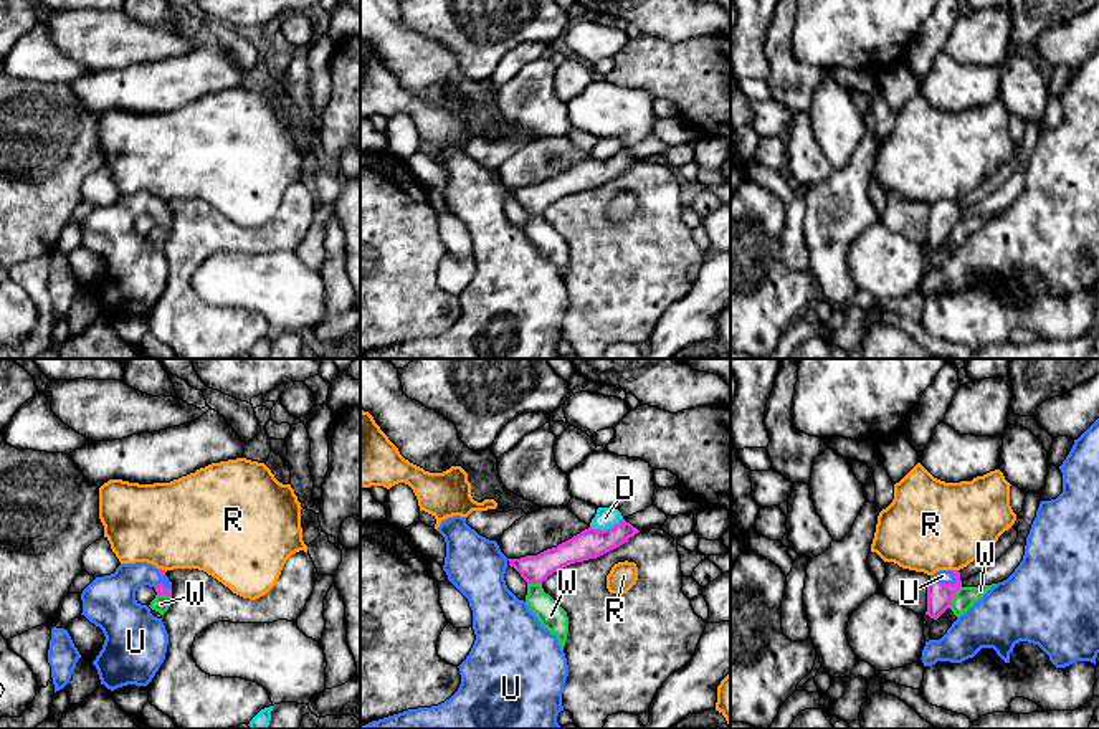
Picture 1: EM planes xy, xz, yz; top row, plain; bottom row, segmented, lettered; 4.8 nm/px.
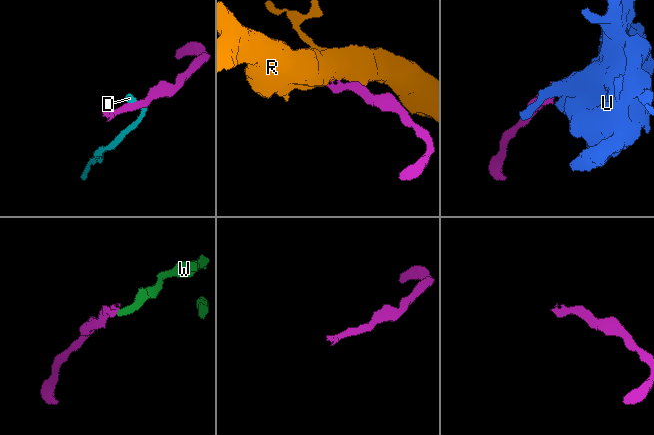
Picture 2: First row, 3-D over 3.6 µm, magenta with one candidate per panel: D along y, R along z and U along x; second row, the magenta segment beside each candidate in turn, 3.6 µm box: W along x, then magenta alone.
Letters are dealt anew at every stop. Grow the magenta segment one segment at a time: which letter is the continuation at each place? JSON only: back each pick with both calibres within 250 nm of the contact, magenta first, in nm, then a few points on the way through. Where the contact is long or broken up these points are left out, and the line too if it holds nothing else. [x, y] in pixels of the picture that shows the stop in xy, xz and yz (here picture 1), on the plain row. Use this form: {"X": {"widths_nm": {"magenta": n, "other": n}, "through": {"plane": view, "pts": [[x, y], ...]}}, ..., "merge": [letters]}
{"U": {"widths_nm": {"magenta": 130, "other": 60}, "through": {"plane": "yz", "pts": [[939, 225], [944, 214], [942, 205]]}}, "merge": ["U"]}

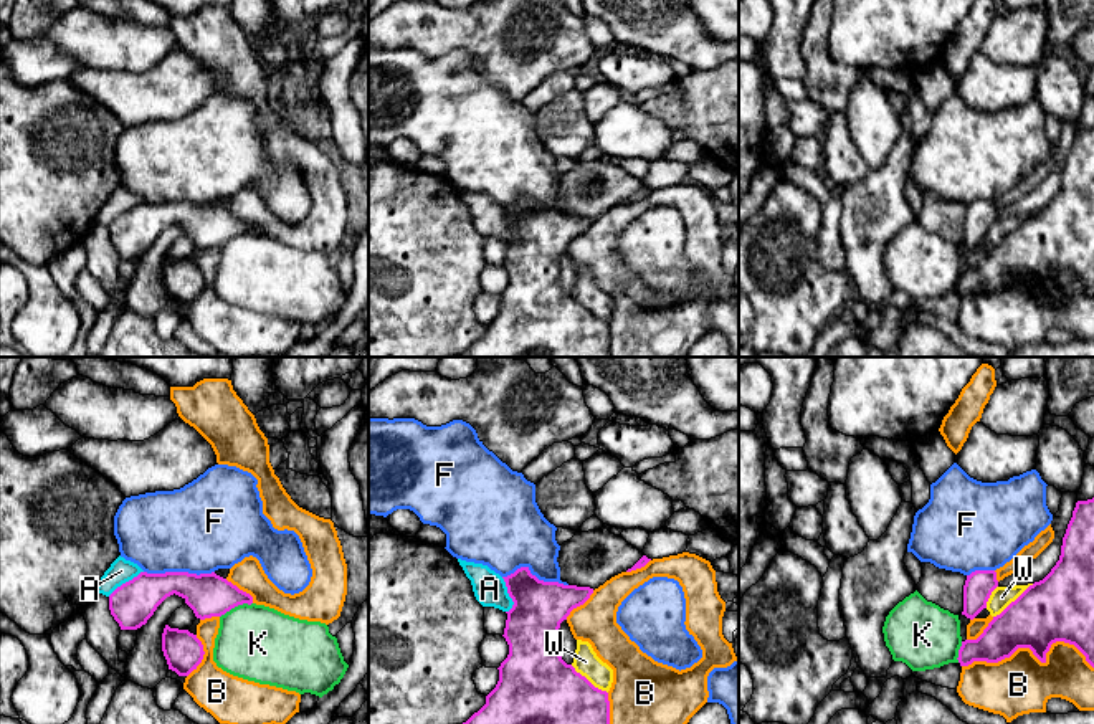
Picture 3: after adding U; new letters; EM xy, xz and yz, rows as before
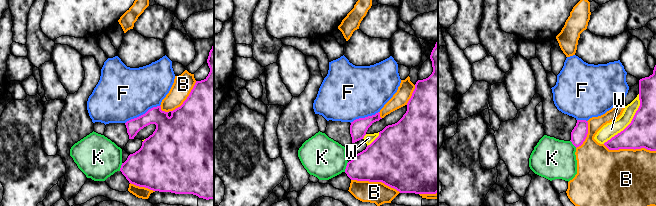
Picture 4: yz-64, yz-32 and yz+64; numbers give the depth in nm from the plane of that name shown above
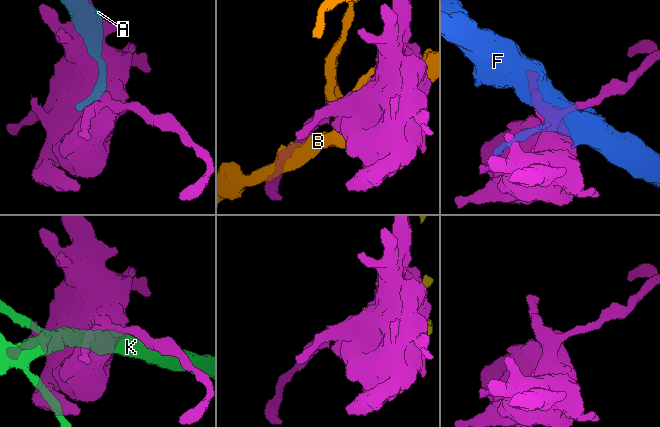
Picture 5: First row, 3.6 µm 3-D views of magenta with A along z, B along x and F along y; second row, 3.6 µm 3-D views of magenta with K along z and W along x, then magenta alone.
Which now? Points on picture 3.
{"merge": []}

